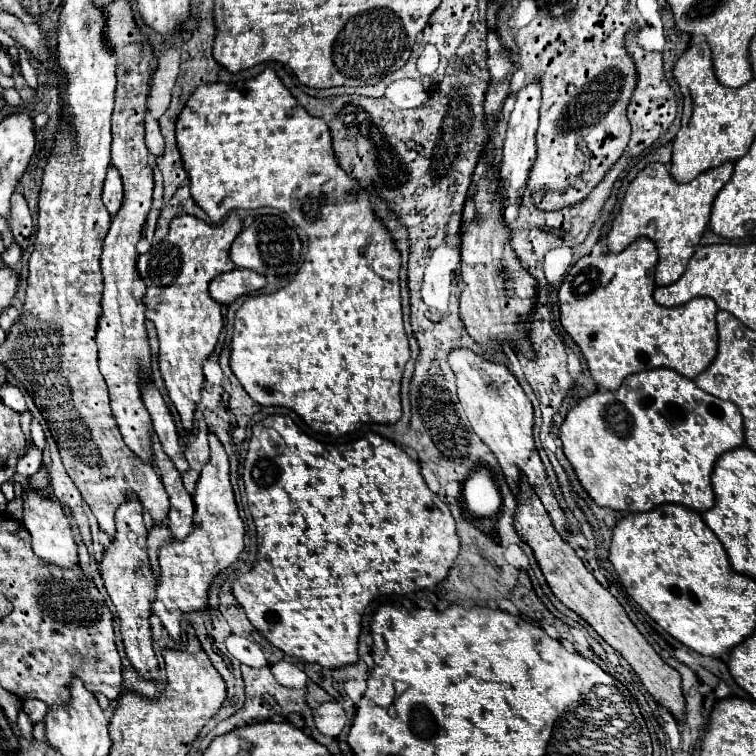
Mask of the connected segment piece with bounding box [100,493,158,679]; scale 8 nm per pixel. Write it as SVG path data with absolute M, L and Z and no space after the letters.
M128 493L126 501L116 511L116 535L108 545L108 549L104 551L104 557L100 561L100 575L118 611L118 617L122 623L120 631L122 631L128 659L132 661L134 669L142 677L158 679L158 661L152 651L152 629L148 621L154 591L156 591L156 579L146 553L146 535L148 531L142 519L140 499L136 497L136 493Z

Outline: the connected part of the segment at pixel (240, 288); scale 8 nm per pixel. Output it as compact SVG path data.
M234 269L224 275L218 275L210 283L210 295L222 305L230 305L238 297L254 293L264 285L266 285L266 277L262 273L248 271L248 269Z

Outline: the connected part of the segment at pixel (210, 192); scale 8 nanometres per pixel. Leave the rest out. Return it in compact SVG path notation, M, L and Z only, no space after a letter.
M264 69L258 77L238 81L238 83L206 83L200 85L190 99L186 101L182 113L176 121L176 145L182 155L182 163L186 169L186 175L190 179L190 193L196 201L196 205L208 215L212 223L220 223L232 209L258 209L258 207L276 207L294 219L298 227L302 227L308 233L310 247L304 265L294 275L294 279L282 287L276 293L270 295L258 295L248 297L244 305L236 311L236 323L234 323L234 337L232 337L232 355L230 355L230 367L238 381L244 385L246 393L260 405L270 407L288 407L296 411L314 431L342 437L350 431L354 431L362 423L382 423L390 425L396 423L402 417L402 405L400 405L400 383L404 375L406 361L410 359L410 347L408 337L402 323L402 305L400 305L400 285L398 285L398 273L400 273L400 251L396 249L388 229L382 225L380 219L370 209L368 193L360 187L356 179L352 179L346 171L340 169L336 163L336 157L332 153L332 137L328 131L328 125L320 117L312 117L304 111L304 107L292 97L292 93L282 85L282 81L276 77L272 69Z

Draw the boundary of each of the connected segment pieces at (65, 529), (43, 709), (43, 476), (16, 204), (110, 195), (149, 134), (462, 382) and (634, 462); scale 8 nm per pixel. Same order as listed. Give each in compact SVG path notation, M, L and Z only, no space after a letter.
M28 491L22 495L22 505L24 505L24 525L32 535L32 549L40 559L46 559L48 563L54 563L58 567L74 567L78 561L78 551L76 543L72 537L70 523L58 503L58 499L52 499L46 493L40 491Z
M26 699L26 701L22 703L22 707L24 707L24 711L30 715L32 721L42 721L44 715L48 713L46 703L40 701L40 699Z
M40 467L40 471L34 475L34 477L30 477L30 485L34 487L34 489L48 489L48 471L46 471L46 467Z
M14 193L12 201L10 201L10 229L12 229L16 243L22 249L26 249L28 237L32 233L32 217L30 217L26 199L20 193Z
M108 167L108 173L106 173L106 181L104 181L104 193L102 193L102 201L108 209L108 213L114 217L116 211L120 209L122 205L122 197L124 197L124 189L122 189L122 179L120 179L120 173L116 167Z
M150 113L146 115L146 145L152 153L152 157L160 157L164 153L164 139L160 135L158 129L158 121L150 117Z
M454 349L448 355L448 363L456 375L458 397L460 397L460 403L462 403L462 407L464 407L470 423L472 423L472 429L496 455L504 475L506 475L506 481L512 483L510 487L516 491L518 469L522 469L524 475L528 477L528 483L532 485L532 489L540 497L544 509L550 513L556 531L566 539L566 533L568 533L566 517L564 517L558 501L552 495L544 465L542 465L540 455L538 455L536 445L534 445L534 431L532 431L534 407L532 407L532 401L528 399L528 395L524 393L524 389L520 387L518 379L512 375L512 371L506 365L492 363L492 361L484 359L482 355L476 355L470 349Z
M660 367L660 369L650 369L650 371L630 375L618 391L598 389L594 395L582 399L576 407L572 407L568 411L568 417L560 427L560 439L564 443L564 453L566 453L568 461L572 463L572 469L578 475L580 485L586 489L586 493L592 497L592 501L596 505L612 509L612 511L622 511L622 513L644 513L644 511L652 511L654 507L658 507L662 503L674 503L674 505L684 505L688 509L704 513L714 505L714 491L712 491L712 483L710 483L714 463L722 453L744 445L744 423L742 423L742 413L734 403L712 397L710 393L704 393L692 379L682 377L680 373L676 373L672 369Z

